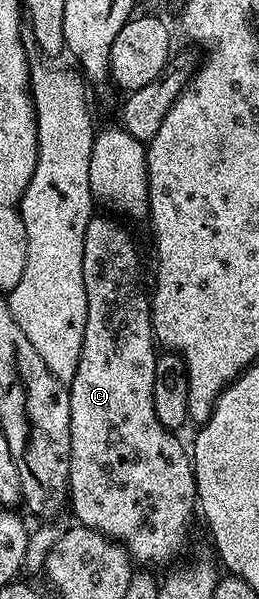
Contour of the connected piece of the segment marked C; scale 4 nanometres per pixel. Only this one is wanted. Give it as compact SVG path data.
M99 215L91 216L88 227L86 228L86 234L84 235L84 295L86 296L86 322L84 323L84 343L80 347L80 363L76 367L76 375L68 382L68 388L70 391L70 438L72 439L72 447L70 448L70 491L68 494L68 505L78 518L76 518L77 524L87 525L90 529L95 529L97 533L103 533L105 537L113 537L118 544L123 545L126 548L126 552L130 554L131 558L139 566L142 567L154 567L150 565L162 565L165 561L170 561L182 548L186 545L186 536L190 533L190 520L193 519L194 513L196 517L196 502L198 499L198 485L194 481L194 462L191 454L182 446L182 441L171 430L166 429L161 423L160 419L156 419L156 407L152 403L152 387L154 386L154 376L156 375L156 363L158 357L154 349L156 350L156 338L154 336L154 324L150 318L150 297L148 296L148 289L142 286L142 261L138 258L138 245L134 242L134 237L125 229L121 220L115 219L110 215L102 215L106 217L98 217Z

